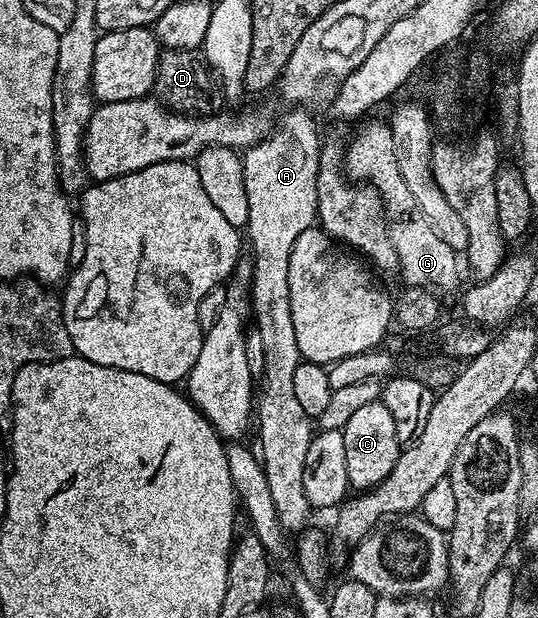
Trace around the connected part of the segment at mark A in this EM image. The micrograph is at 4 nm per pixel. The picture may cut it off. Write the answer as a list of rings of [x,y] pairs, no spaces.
[[[287,116],[283,121],[276,123],[268,132],[264,140],[260,140],[253,148],[246,149],[242,153],[243,173],[245,174],[245,194],[249,197],[249,218],[247,219],[247,227],[245,229],[245,240],[251,243],[251,253],[249,259],[251,262],[251,283],[249,285],[249,312],[253,317],[253,330],[257,334],[261,334],[262,353],[264,354],[264,372],[263,376],[257,380],[257,424],[259,420],[259,448],[258,455],[261,457],[262,468],[264,470],[265,479],[269,486],[269,491],[273,496],[273,504],[276,506],[277,518],[280,526],[287,534],[298,534],[308,527],[307,520],[313,515],[313,509],[309,498],[305,498],[305,454],[309,450],[309,442],[313,435],[312,417],[305,414],[305,409],[297,402],[297,394],[293,394],[293,374],[297,370],[297,366],[301,363],[301,357],[297,348],[297,335],[293,330],[292,313],[289,308],[289,256],[293,251],[293,244],[297,241],[305,230],[316,227],[319,211],[317,210],[317,174],[319,173],[319,153],[321,151],[321,139],[319,140],[319,132],[315,129],[315,122],[309,116]]]

